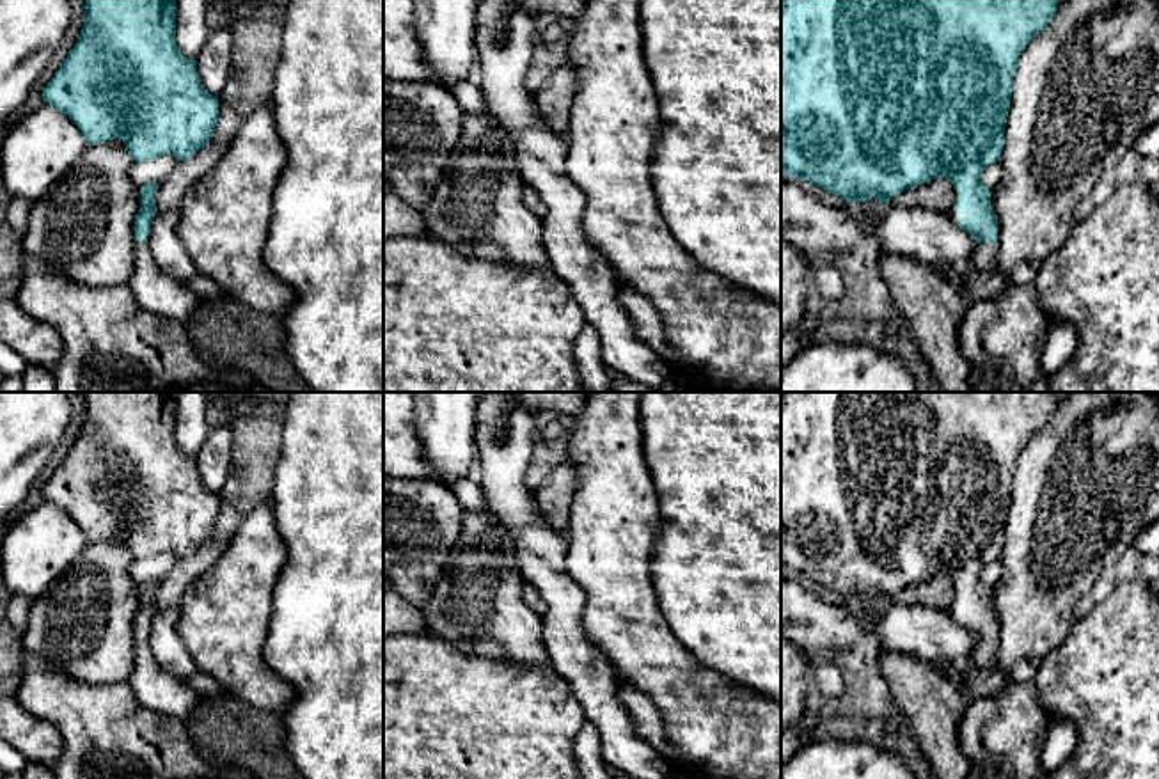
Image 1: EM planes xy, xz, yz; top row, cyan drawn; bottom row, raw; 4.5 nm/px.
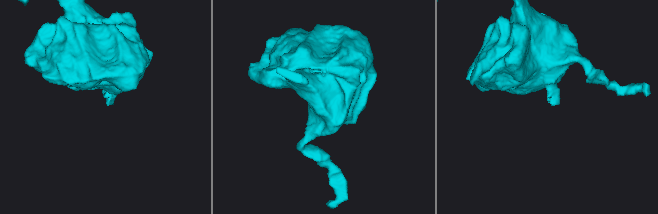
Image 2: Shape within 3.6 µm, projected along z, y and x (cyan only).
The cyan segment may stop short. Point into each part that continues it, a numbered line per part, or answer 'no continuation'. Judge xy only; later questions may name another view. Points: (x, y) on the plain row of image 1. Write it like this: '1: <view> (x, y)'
1: xy (155, 689)

